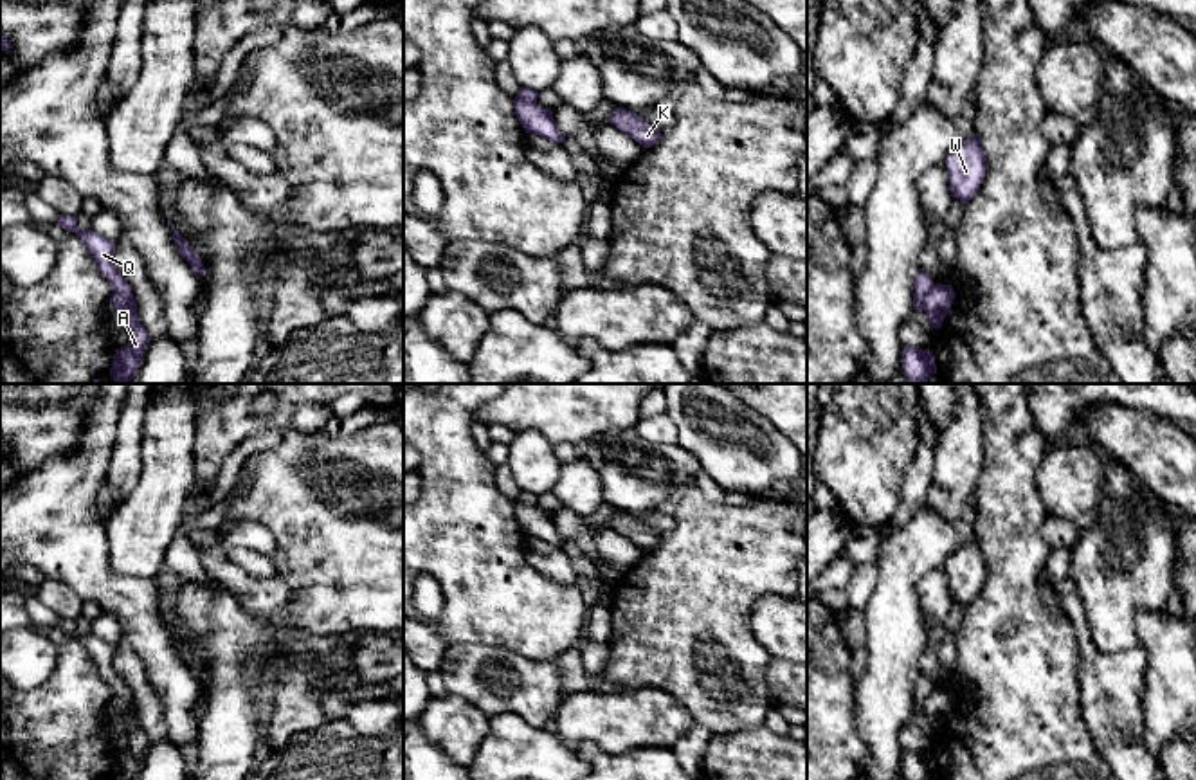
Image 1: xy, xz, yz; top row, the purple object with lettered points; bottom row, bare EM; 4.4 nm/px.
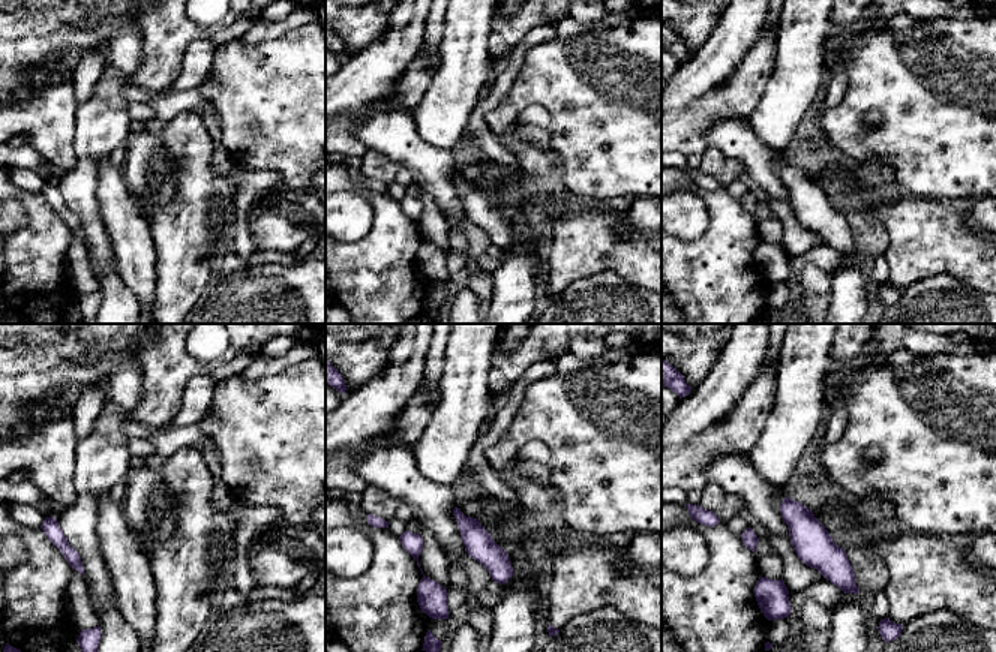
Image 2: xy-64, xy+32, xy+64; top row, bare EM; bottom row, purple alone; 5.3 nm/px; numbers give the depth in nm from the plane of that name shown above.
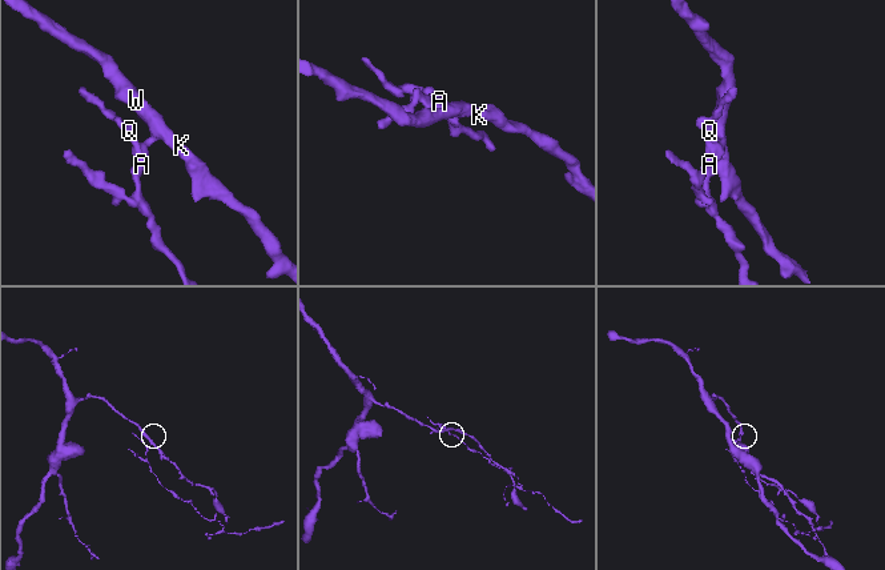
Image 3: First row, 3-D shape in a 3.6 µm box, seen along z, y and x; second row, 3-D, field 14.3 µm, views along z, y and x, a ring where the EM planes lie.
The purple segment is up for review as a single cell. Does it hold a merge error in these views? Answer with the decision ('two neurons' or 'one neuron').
two neurons

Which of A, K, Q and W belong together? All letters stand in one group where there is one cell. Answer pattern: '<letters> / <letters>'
A Q / K W

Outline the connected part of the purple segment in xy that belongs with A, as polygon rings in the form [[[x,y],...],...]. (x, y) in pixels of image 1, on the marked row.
[[[139,322],[126,326],[128,344],[115,349],[113,362],[110,367],[110,376],[121,384],[130,384],[140,367],[144,348],[150,344],[151,337]]]

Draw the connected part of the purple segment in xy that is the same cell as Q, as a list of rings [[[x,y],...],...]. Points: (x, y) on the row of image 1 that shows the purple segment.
[[[61,214],[58,220],[58,227],[67,229],[70,232],[76,232],[83,240],[85,247],[88,249],[88,252],[95,259],[97,268],[110,281],[113,294],[119,294],[122,297],[133,297],[131,286],[119,274],[119,270],[113,263],[113,254],[117,249],[115,243],[103,238],[95,231],[81,231],[76,216]]]

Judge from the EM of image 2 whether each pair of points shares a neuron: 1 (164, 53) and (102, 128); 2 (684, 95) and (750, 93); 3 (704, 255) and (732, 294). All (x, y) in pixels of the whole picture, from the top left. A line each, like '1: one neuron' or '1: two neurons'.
1: two neurons
2: two neurons
3: one neuron

